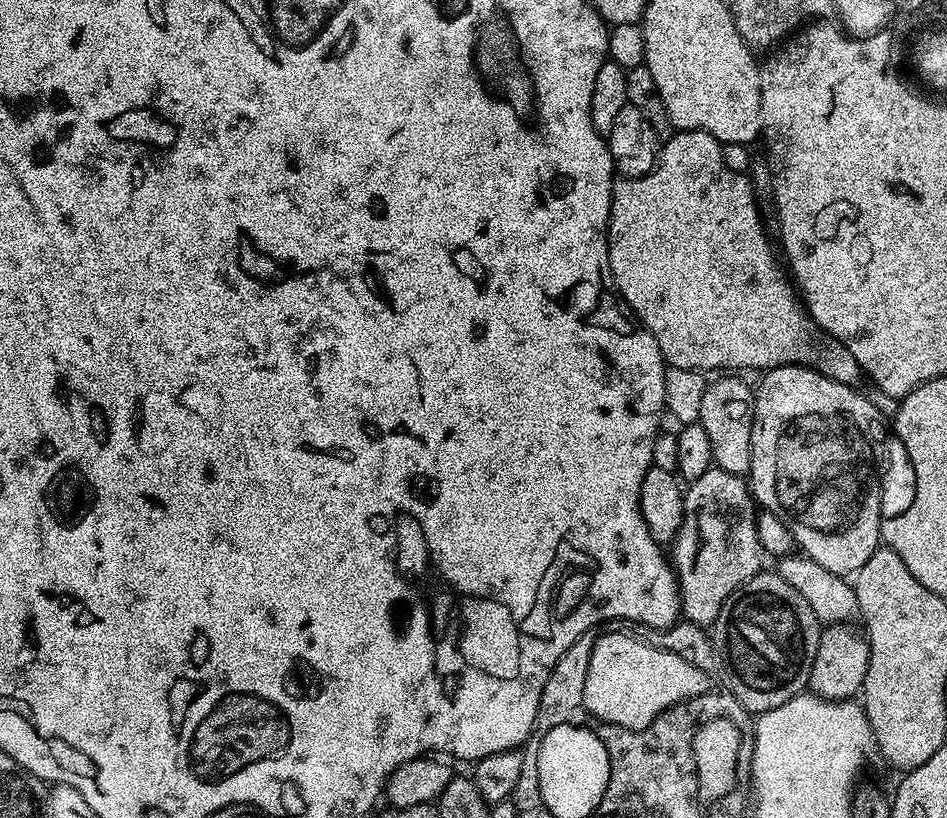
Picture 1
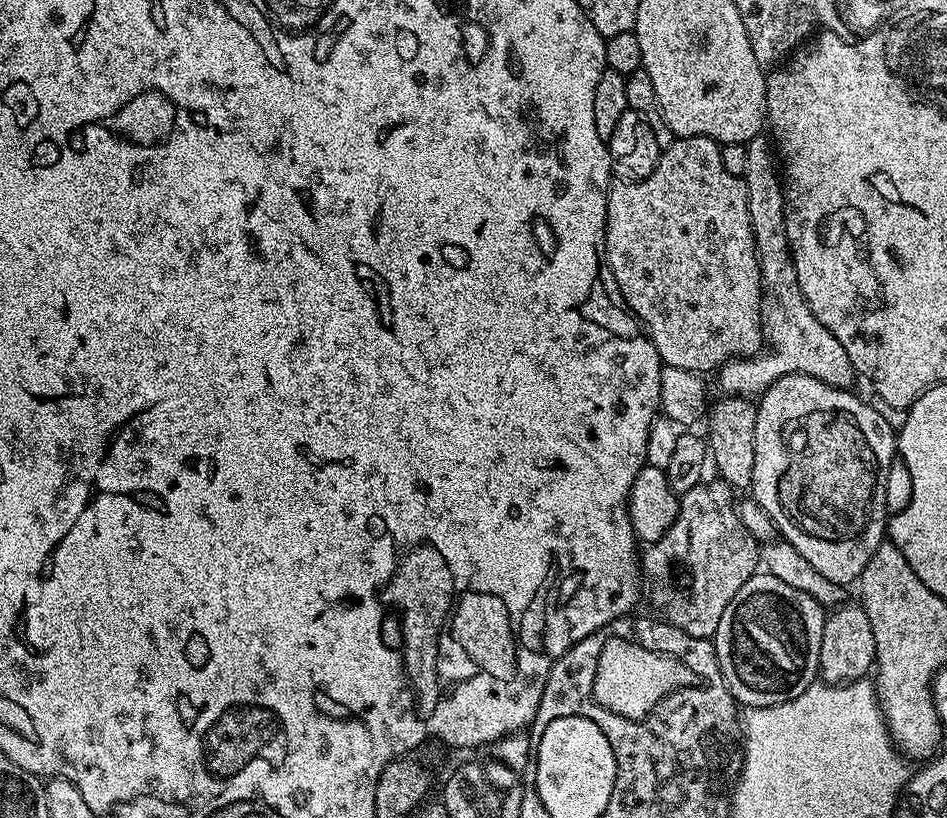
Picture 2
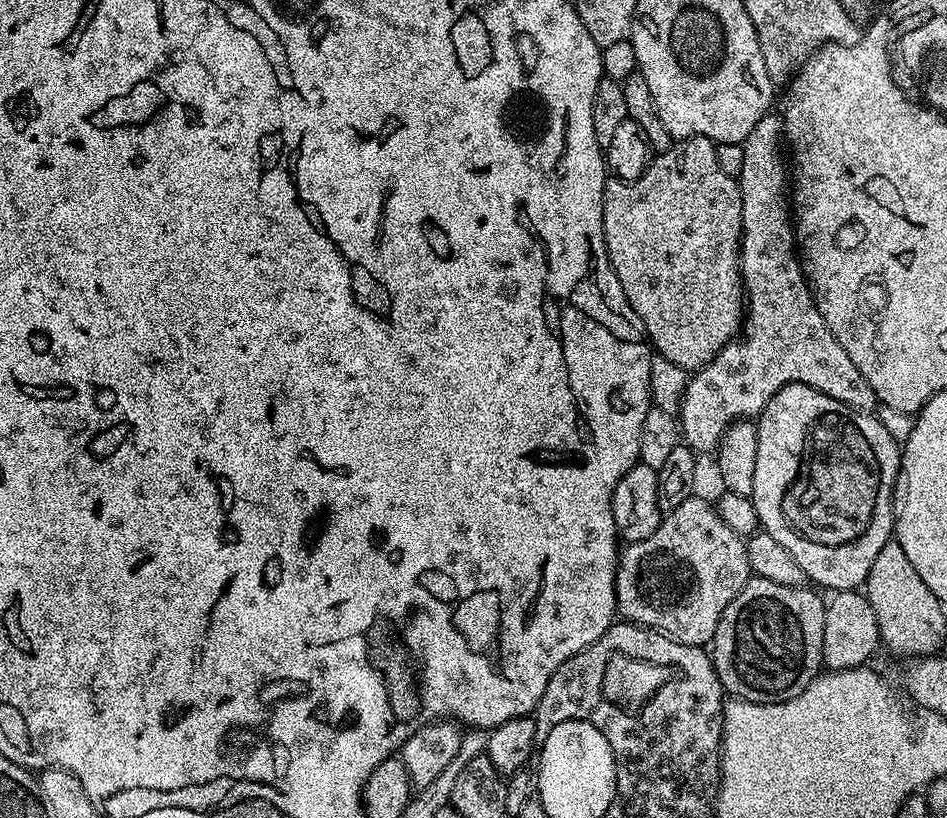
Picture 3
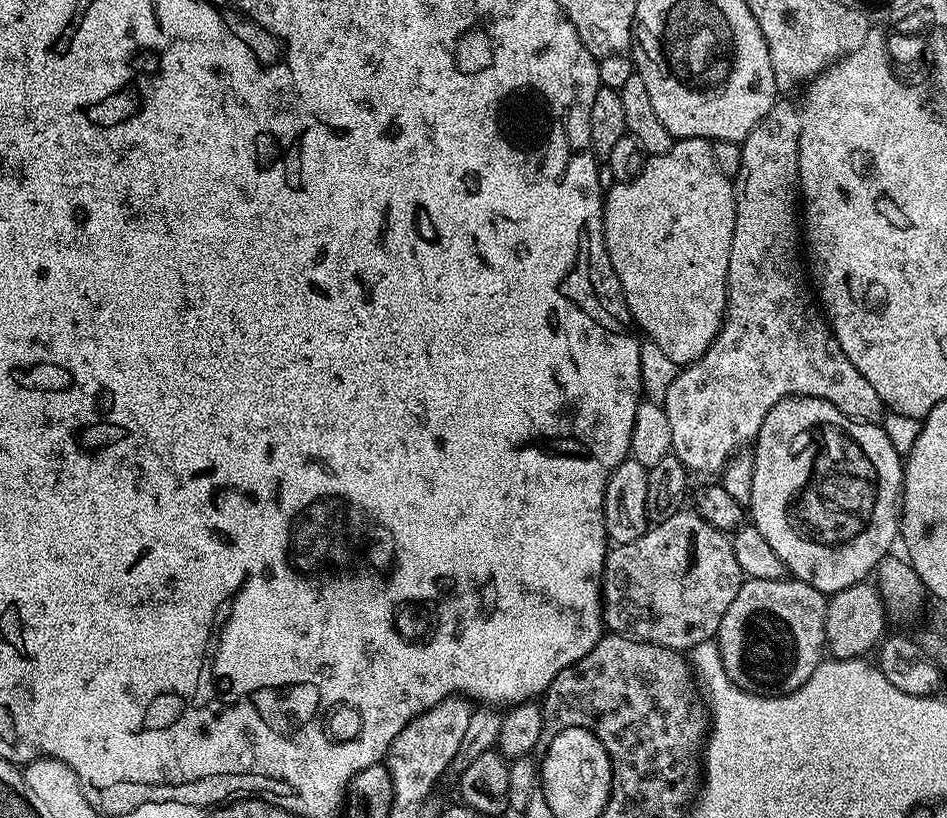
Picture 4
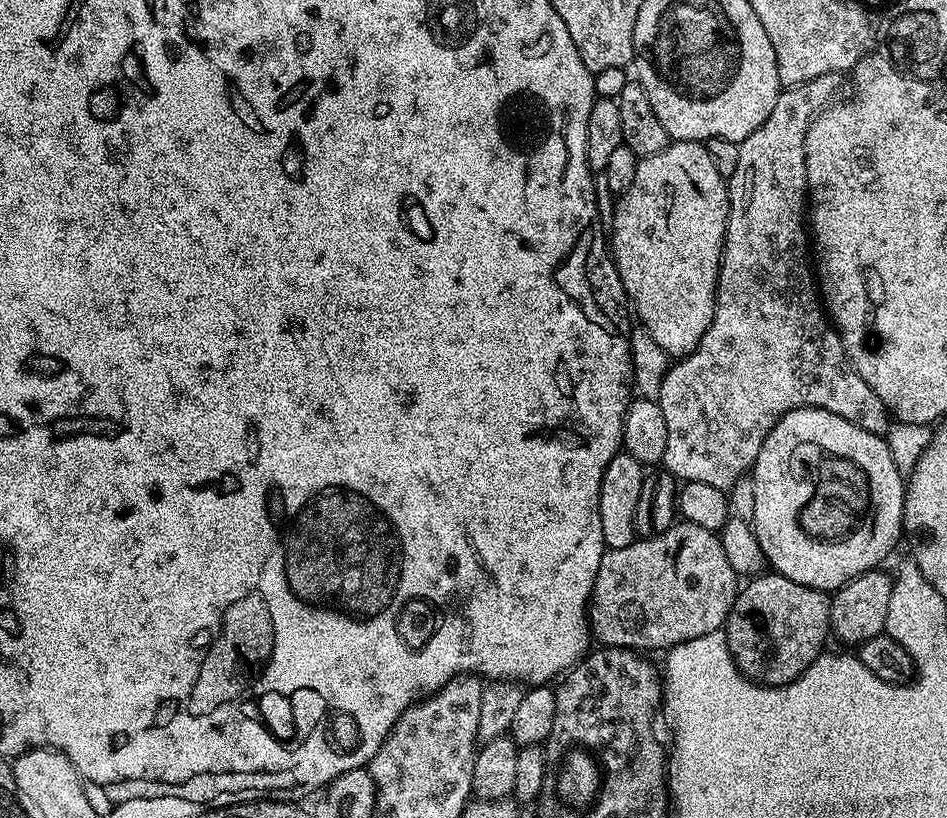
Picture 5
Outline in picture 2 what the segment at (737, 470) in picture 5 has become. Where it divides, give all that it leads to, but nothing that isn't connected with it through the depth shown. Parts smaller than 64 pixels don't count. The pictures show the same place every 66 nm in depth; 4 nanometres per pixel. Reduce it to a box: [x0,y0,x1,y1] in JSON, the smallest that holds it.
[719,134,858,398]

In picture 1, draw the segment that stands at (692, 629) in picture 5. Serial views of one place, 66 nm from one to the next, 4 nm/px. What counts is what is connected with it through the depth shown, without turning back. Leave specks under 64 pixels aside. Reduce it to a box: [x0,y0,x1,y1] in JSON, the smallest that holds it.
[670,466,761,625]

